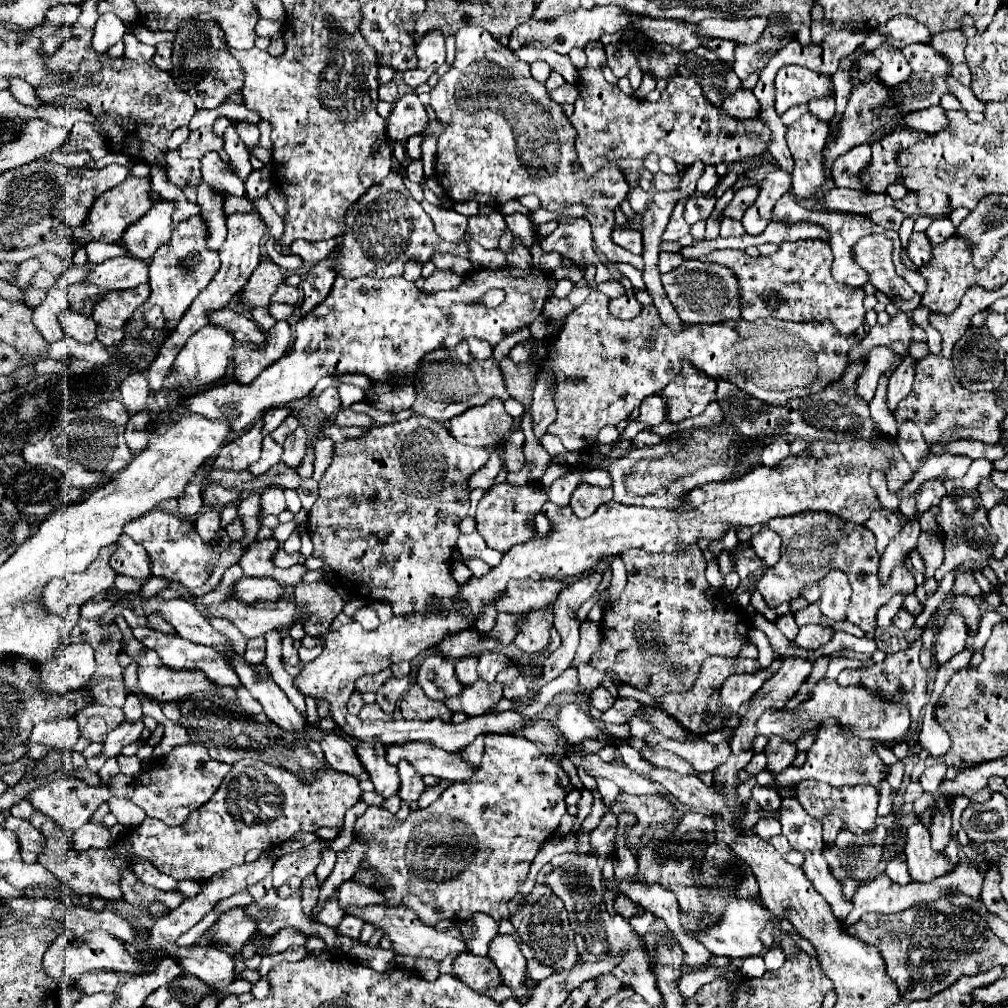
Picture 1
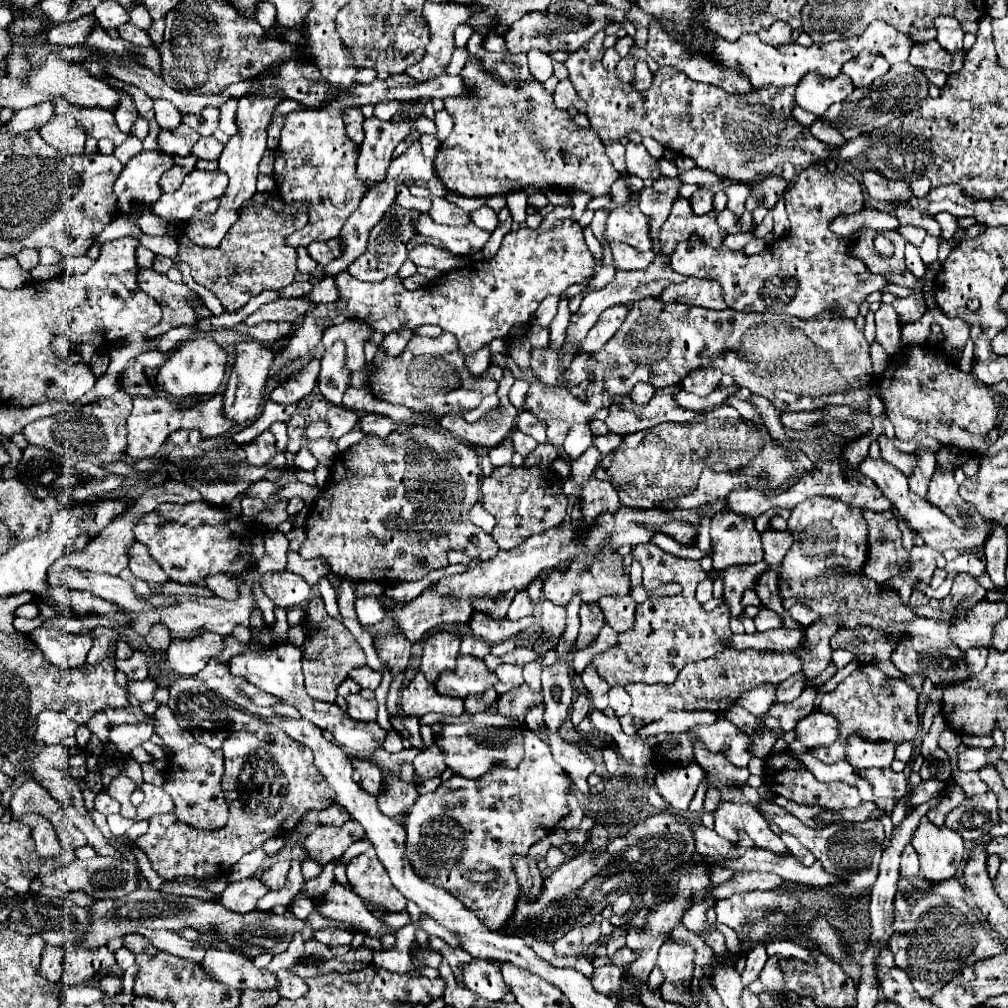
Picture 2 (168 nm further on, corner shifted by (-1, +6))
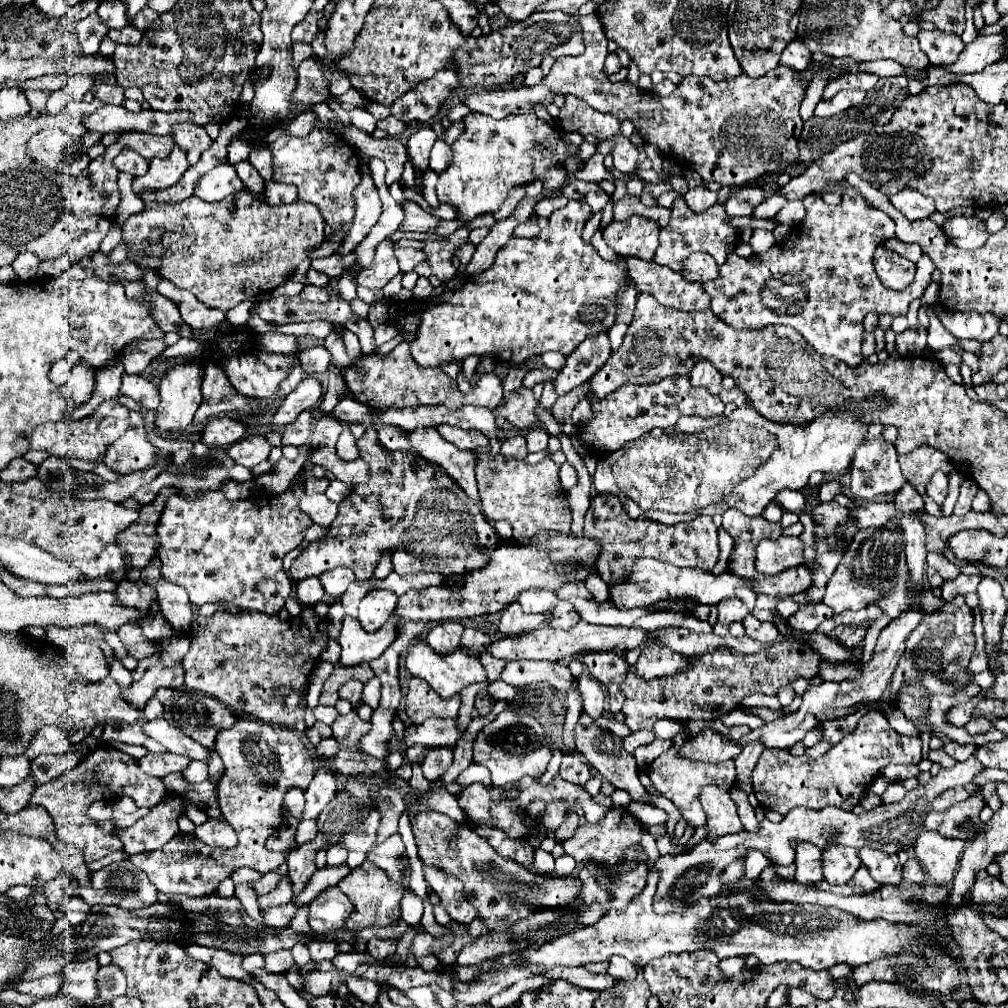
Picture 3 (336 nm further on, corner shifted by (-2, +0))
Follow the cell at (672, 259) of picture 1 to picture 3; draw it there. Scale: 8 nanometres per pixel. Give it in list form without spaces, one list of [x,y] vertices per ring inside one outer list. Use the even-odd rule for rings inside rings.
[[[845,187],[845,195],[841,205],[827,205],[817,195],[807,195],[803,199],[806,210],[805,220],[797,225],[795,237],[785,243],[777,243],[763,255],[755,255],[751,259],[743,259],[739,255],[729,255],[725,265],[721,265],[721,277],[715,281],[705,281],[705,293],[711,297],[711,311],[725,321],[733,329],[761,329],[767,325],[791,325],[797,329],[805,341],[821,355],[835,357],[849,367],[857,367],[865,361],[861,353],[863,343],[863,319],[867,313],[887,313],[891,317],[907,315],[907,307],[913,299],[921,297],[927,285],[931,283],[931,275],[935,271],[933,261],[922,255],[916,263],[915,281],[903,291],[891,291],[881,285],[873,267],[873,253],[881,241],[895,237],[895,224],[889,215],[871,207],[857,189]],[[789,283],[801,283],[801,297],[783,297],[781,287]]]

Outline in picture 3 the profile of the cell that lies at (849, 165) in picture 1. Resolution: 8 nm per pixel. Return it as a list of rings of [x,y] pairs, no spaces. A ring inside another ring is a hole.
[[[905,189],[897,195],[891,197],[891,203],[895,209],[899,209],[907,219],[915,221],[915,219],[927,219],[929,215],[935,213],[935,203],[933,199],[913,191],[913,189]]]

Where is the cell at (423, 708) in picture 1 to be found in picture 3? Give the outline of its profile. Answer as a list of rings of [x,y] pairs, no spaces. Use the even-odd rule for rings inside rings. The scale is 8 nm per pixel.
[[[413,677],[409,681],[409,691],[407,691],[407,717],[417,721],[425,717],[457,717],[459,713],[459,695],[453,699],[441,699],[423,679]]]

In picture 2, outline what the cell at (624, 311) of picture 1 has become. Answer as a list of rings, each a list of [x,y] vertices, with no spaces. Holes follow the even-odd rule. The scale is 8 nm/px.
[[[614,305],[614,307],[606,309],[606,311],[602,311],[596,325],[590,329],[588,337],[580,345],[580,351],[588,351],[588,353],[598,351],[616,333],[616,329],[622,325],[626,315],[628,315],[626,305]]]

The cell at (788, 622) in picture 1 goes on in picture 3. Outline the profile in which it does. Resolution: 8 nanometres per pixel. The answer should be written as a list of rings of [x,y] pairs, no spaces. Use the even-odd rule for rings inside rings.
[[[747,615],[743,619],[743,625],[745,625],[745,631],[751,639],[755,641],[761,641],[761,643],[769,643],[769,641],[777,641],[781,639],[781,635],[777,633],[777,627],[773,623],[763,623],[759,619],[755,619],[753,615]]]

